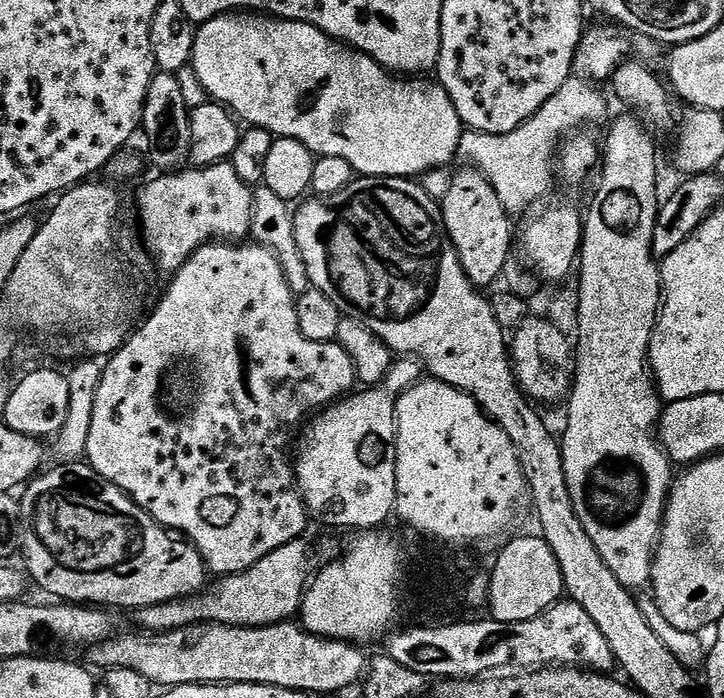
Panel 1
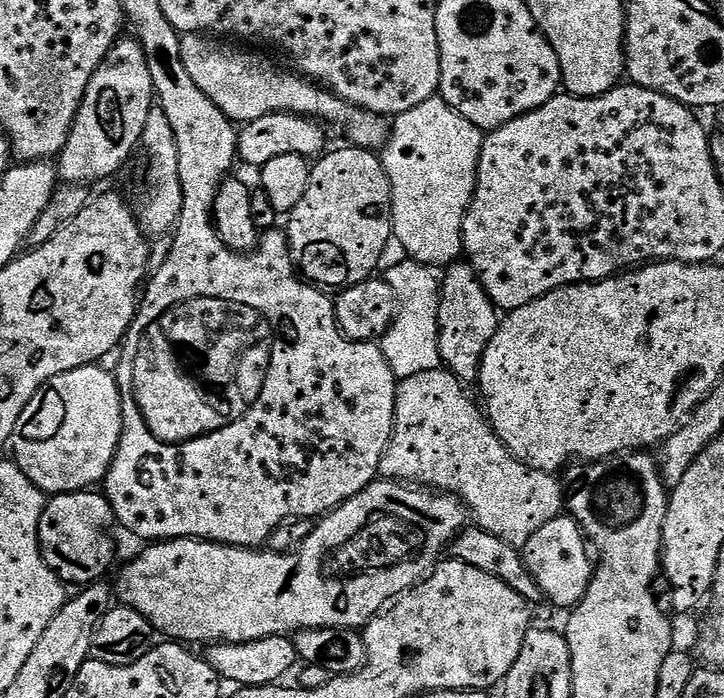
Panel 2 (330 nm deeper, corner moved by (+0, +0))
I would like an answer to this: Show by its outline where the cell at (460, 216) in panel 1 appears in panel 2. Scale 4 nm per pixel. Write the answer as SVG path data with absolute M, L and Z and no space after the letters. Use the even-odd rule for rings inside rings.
M457 262L443 273L438 306L438 350L441 365L457 376L461 384L471 386L479 381L482 354L486 354L486 346L490 346L490 338L494 338L501 319L501 313L486 294L482 282L477 280L471 264Z

